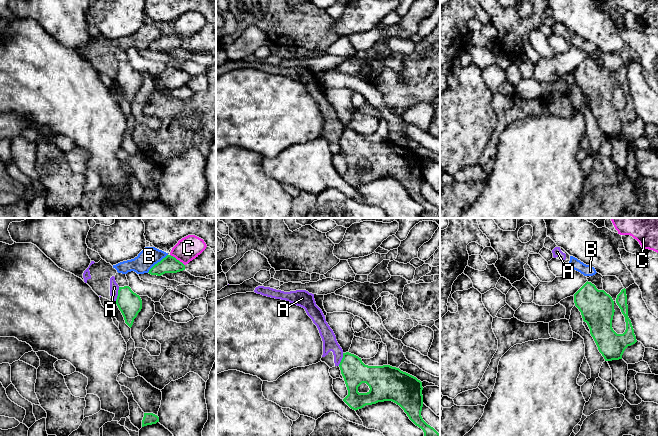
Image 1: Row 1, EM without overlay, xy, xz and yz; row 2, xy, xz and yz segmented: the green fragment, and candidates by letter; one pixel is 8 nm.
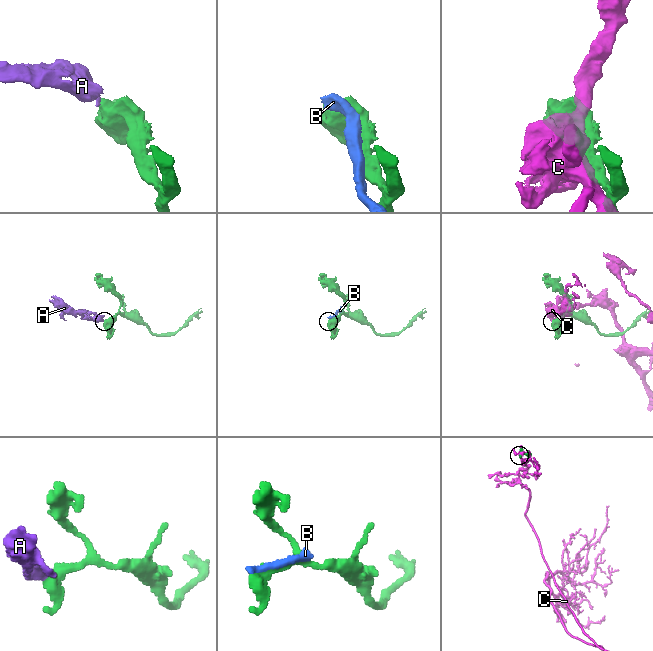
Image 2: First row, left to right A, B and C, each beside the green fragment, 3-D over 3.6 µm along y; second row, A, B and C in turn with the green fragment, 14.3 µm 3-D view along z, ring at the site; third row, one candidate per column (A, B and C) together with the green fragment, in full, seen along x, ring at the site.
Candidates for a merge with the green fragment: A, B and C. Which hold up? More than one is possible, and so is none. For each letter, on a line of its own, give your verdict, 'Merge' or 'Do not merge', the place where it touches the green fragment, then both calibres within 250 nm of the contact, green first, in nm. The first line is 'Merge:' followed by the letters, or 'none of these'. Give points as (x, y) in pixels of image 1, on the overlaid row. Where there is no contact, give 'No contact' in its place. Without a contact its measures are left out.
Merge: none of these
A: Do not merge. Touches green at xy (118, 295). Thickness 190 nm (green) against 70 nm
B: Do not merge. Touches green at xy (158, 262). Thickness 140 nm (green) against 160 nm
C: Do not merge. Touches green at xy (176, 259). Thickness 140 nm (green) against 190 nm

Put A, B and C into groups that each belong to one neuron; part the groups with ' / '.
A B / C

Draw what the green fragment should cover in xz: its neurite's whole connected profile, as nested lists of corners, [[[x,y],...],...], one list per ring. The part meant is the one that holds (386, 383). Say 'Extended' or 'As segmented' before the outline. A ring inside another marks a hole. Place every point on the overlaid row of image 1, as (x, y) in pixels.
As segmented. [[[343,353],[339,364],[348,395],[343,401],[353,410],[378,402],[392,401],[399,405],[409,419],[424,432],[424,436],[440,436],[421,416],[423,407],[422,382],[416,377],[390,365],[368,366],[361,358]],[[366,383],[370,390],[359,393],[358,387]]]

